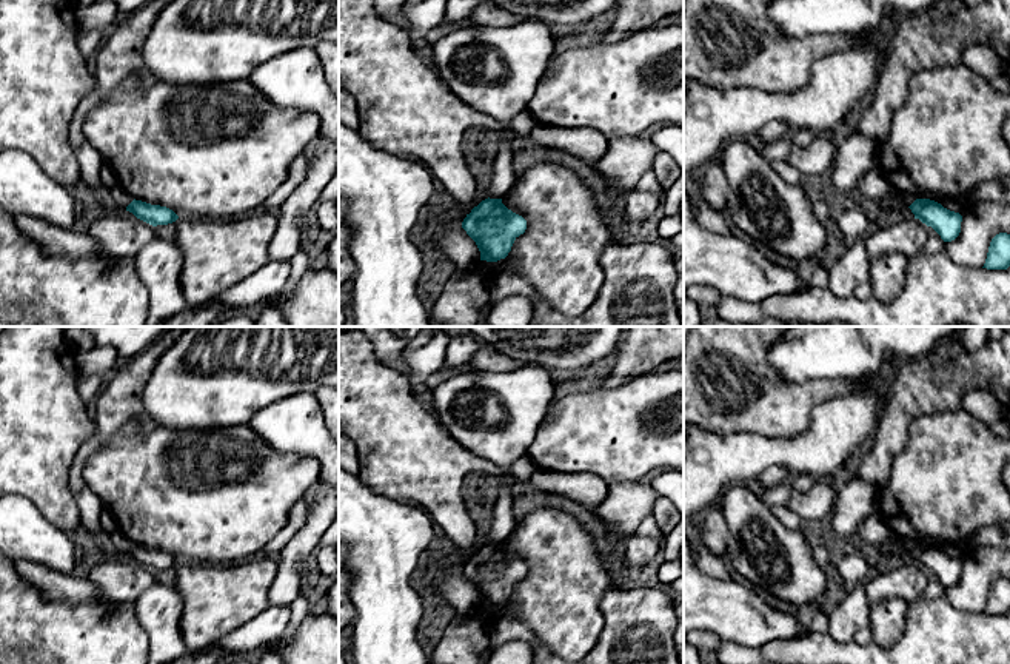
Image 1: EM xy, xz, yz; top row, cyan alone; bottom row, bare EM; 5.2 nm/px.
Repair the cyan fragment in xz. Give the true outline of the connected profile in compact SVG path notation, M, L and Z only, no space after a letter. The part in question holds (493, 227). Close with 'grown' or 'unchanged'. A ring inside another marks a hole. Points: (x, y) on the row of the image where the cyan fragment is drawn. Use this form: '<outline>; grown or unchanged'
M485 199L471 210L462 228L476 242L480 260L497 262L511 251L514 240L525 233L527 220L508 210L502 199Z; unchanged

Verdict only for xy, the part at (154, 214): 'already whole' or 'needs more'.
already whole

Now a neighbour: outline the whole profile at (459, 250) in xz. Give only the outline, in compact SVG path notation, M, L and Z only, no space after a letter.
M462 226L443 233L437 248L446 259L446 268L462 268L480 262L480 251L476 242Z

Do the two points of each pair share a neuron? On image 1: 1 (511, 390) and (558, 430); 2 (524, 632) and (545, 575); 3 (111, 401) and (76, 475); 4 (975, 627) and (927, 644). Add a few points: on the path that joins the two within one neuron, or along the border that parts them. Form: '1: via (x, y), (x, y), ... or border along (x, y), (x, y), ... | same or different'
1: border along (558, 399), (539, 425), (528, 450) | different
2: border along (498, 610), (510, 607), (533, 633), (535, 641) | different
3: via (108, 419), (102, 435), (82, 456) | same
4: via (963, 640), (939, 640) | same

